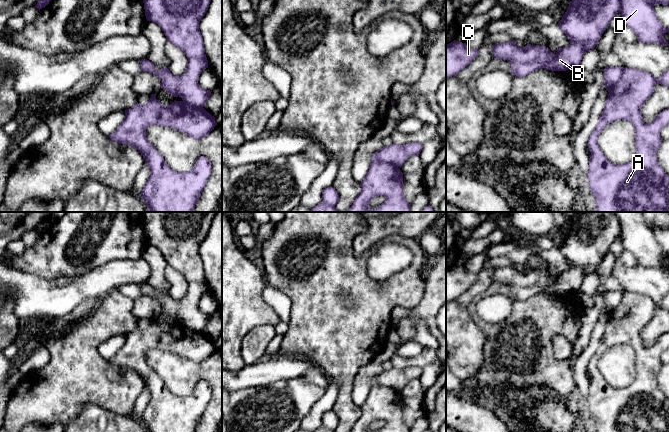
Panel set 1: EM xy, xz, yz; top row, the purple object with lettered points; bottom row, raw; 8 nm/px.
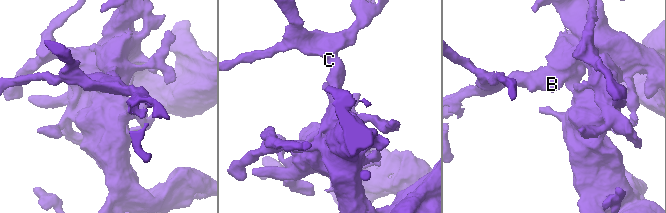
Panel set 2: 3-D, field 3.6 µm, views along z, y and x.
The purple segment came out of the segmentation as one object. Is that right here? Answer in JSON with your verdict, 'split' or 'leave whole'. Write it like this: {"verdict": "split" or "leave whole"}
{"verdict": "split"}

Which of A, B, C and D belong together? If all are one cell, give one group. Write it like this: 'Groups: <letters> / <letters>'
Groups: A D / B C

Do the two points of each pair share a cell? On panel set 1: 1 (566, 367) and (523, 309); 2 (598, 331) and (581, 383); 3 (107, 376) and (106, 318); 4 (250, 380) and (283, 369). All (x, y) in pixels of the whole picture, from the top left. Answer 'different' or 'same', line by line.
1: same
2: same
3: same
4: same

